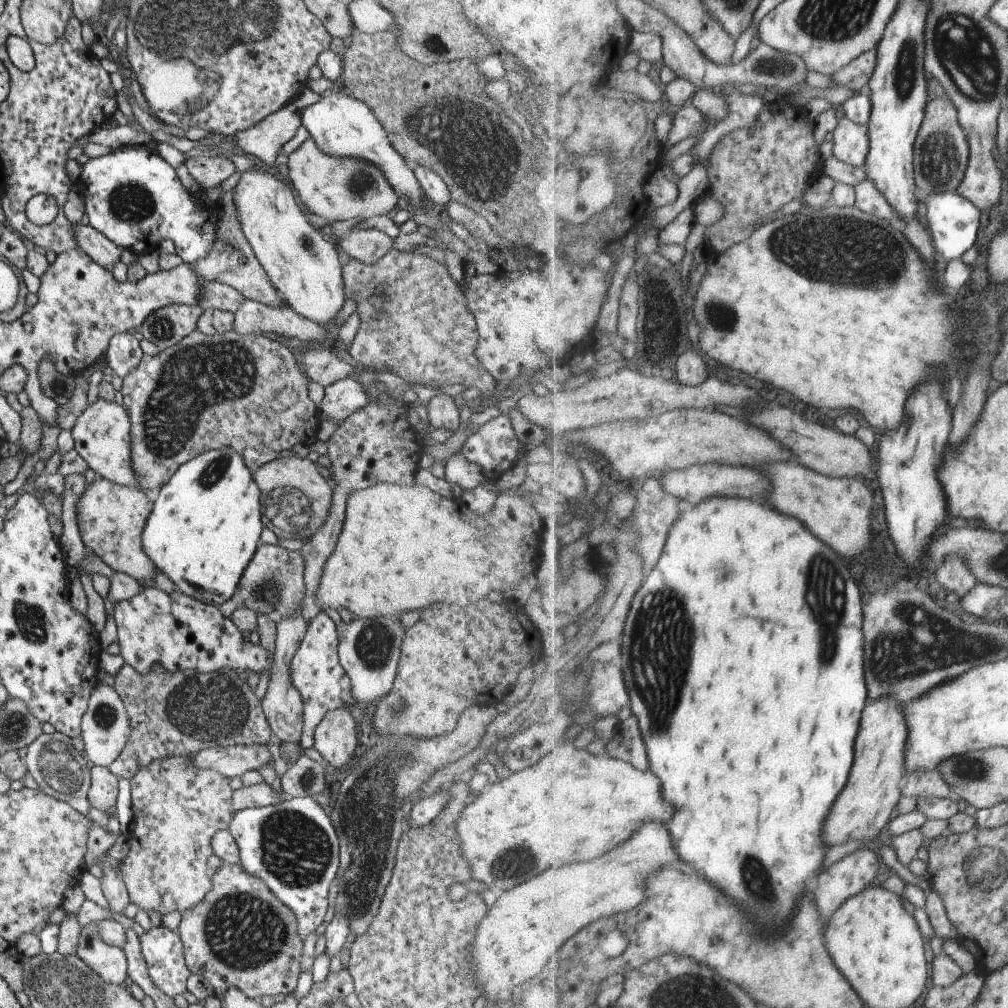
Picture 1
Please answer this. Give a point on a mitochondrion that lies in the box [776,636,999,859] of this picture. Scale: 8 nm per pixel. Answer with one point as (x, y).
(973, 769)

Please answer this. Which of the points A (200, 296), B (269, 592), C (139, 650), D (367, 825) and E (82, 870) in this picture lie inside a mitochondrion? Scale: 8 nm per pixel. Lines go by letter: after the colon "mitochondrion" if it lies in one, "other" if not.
A: other
B: mitochondrion
C: other
D: mitochondrion
E: other

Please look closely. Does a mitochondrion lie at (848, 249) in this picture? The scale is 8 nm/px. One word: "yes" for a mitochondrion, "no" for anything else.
yes

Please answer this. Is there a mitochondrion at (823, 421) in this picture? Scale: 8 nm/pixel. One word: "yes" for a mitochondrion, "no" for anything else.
no

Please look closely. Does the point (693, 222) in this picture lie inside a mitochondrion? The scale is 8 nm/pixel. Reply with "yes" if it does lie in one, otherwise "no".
no

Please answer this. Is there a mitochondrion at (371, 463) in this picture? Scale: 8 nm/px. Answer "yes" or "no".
no

